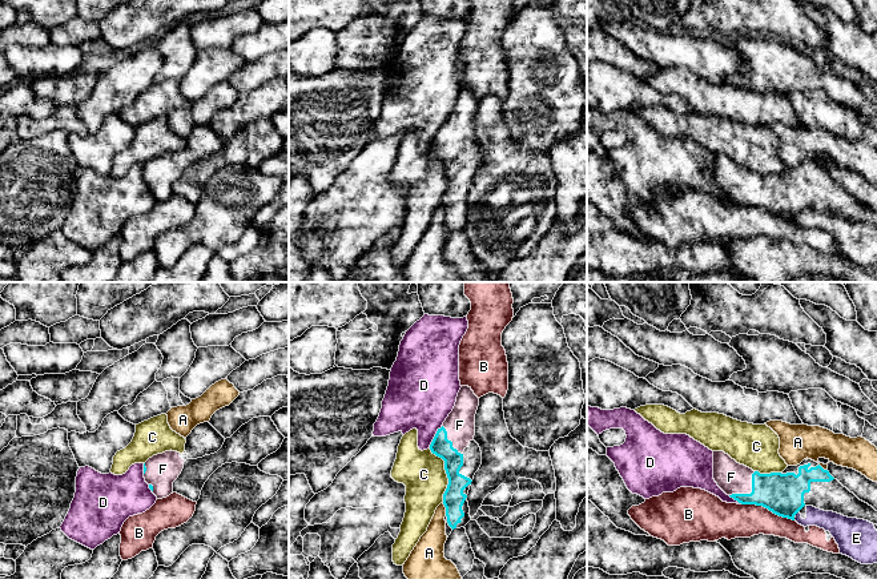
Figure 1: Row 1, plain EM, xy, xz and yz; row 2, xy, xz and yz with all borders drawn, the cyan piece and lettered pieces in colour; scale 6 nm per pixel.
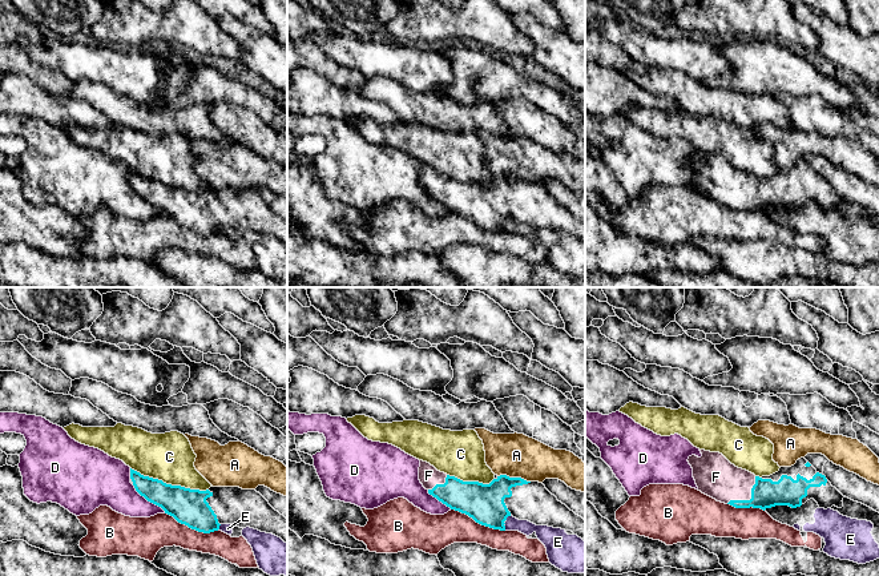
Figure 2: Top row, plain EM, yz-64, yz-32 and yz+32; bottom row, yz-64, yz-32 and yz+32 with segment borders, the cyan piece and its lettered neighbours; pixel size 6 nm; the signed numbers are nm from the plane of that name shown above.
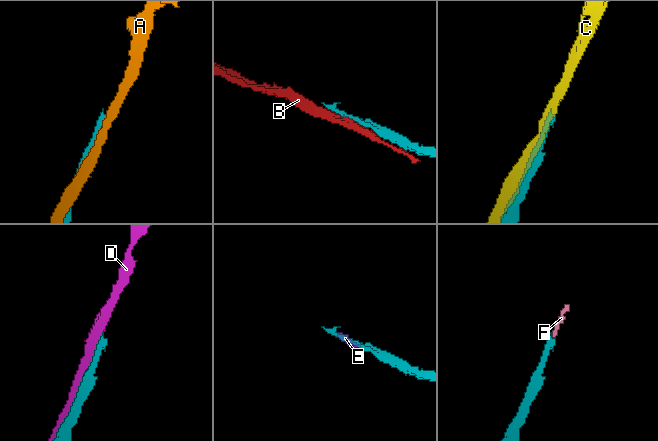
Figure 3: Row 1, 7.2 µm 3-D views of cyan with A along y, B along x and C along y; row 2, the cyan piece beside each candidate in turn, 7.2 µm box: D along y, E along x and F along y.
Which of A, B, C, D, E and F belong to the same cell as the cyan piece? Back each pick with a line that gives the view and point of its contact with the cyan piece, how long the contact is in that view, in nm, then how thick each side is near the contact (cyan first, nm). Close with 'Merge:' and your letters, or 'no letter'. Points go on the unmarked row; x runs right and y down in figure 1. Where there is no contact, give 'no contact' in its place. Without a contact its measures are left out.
F: meets cyan in yz at (751, 194); contact 220 nm long; 260 nm thick on the cyan side, 190 nm on the other
Merge: F

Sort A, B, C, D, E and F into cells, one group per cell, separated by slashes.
A / B / C / D / E / F

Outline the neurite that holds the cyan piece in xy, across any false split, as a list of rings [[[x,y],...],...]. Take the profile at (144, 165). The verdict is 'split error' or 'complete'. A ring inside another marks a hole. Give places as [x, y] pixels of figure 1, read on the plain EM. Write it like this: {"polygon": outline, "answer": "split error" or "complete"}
{"polygon": [[[177,153],[153,157],[144,165],[144,180],[157,201],[173,196],[173,184],[184,170],[184,161]]], "answer": "split error"}

